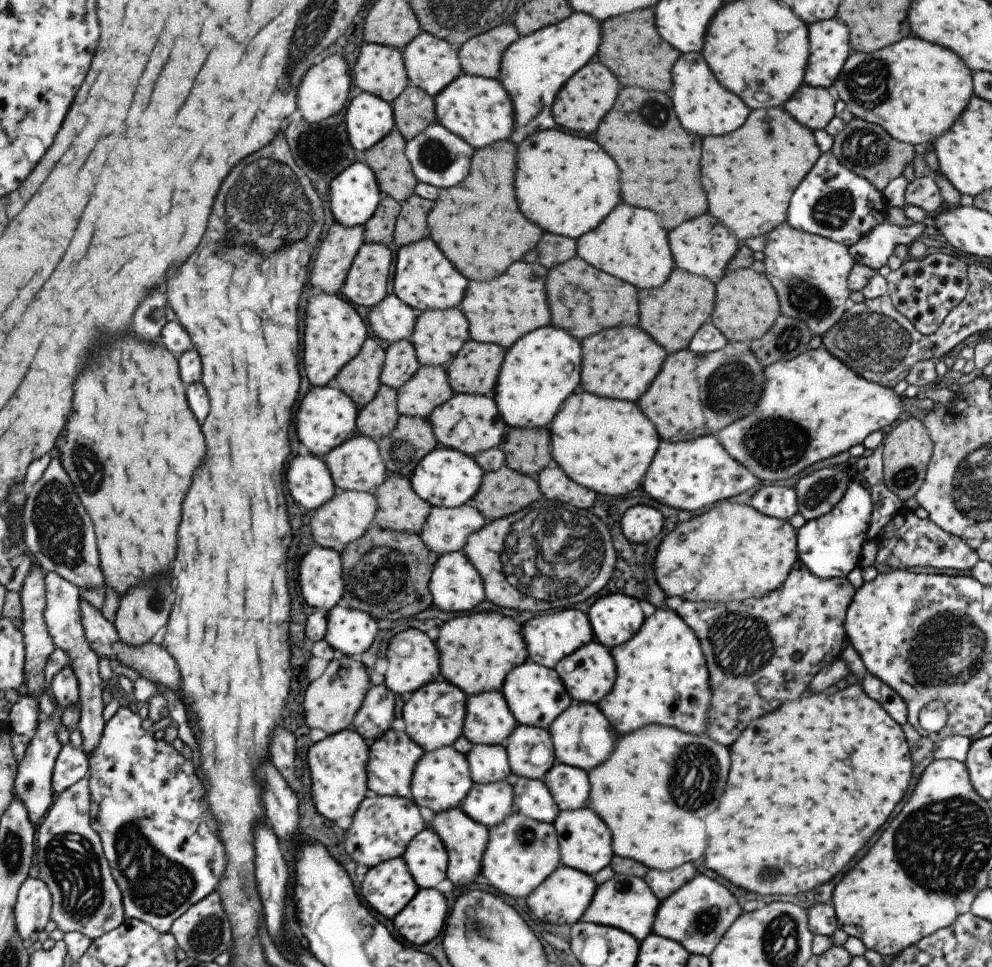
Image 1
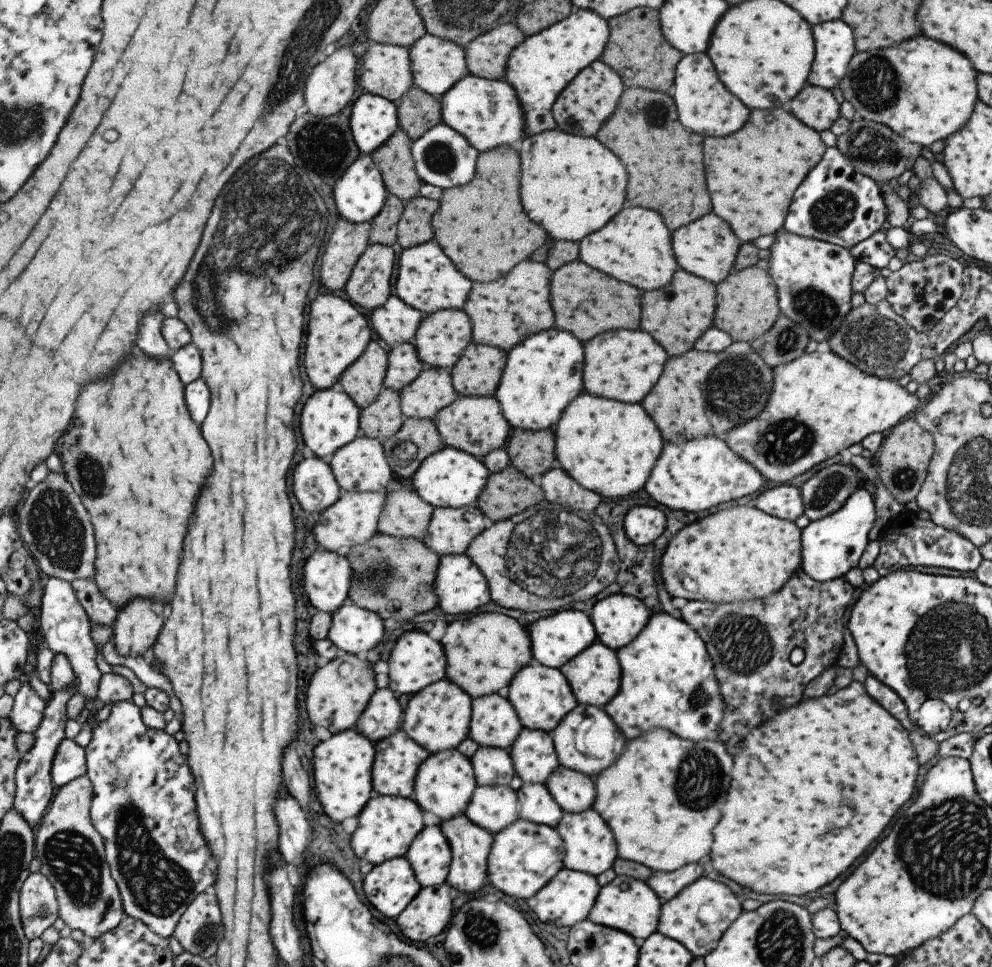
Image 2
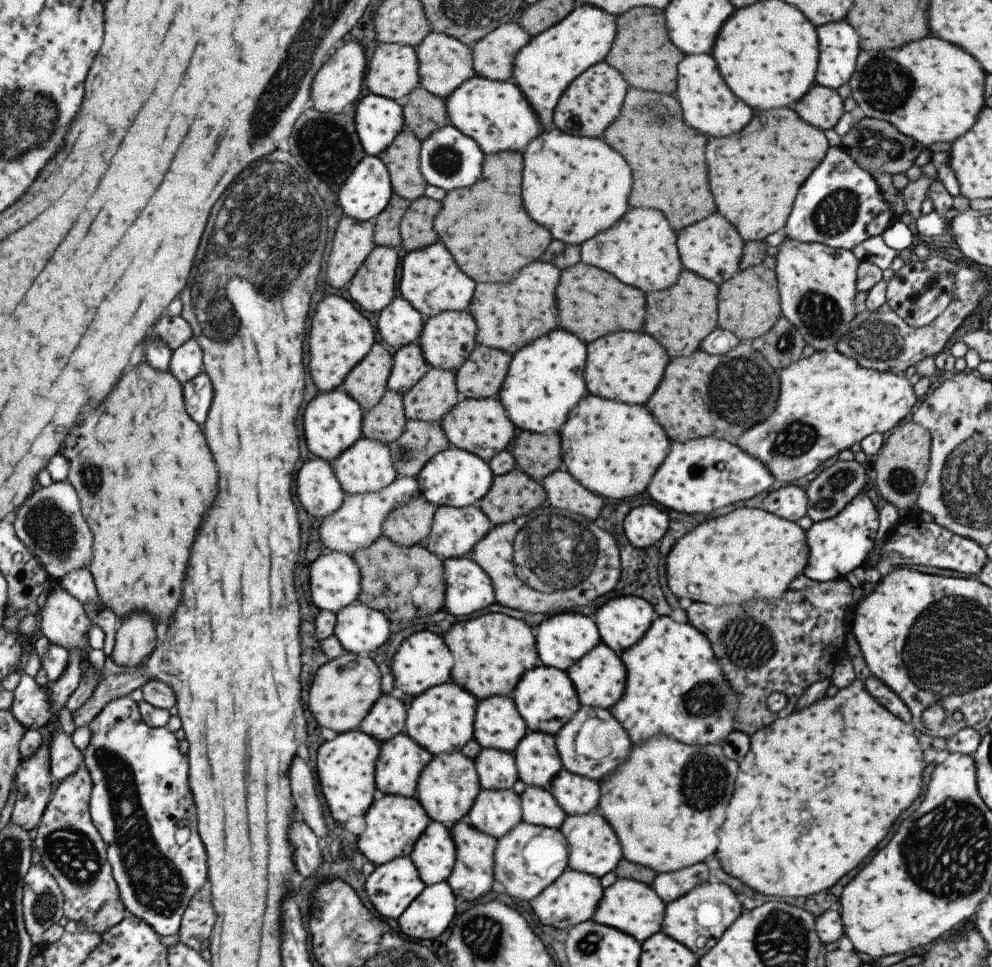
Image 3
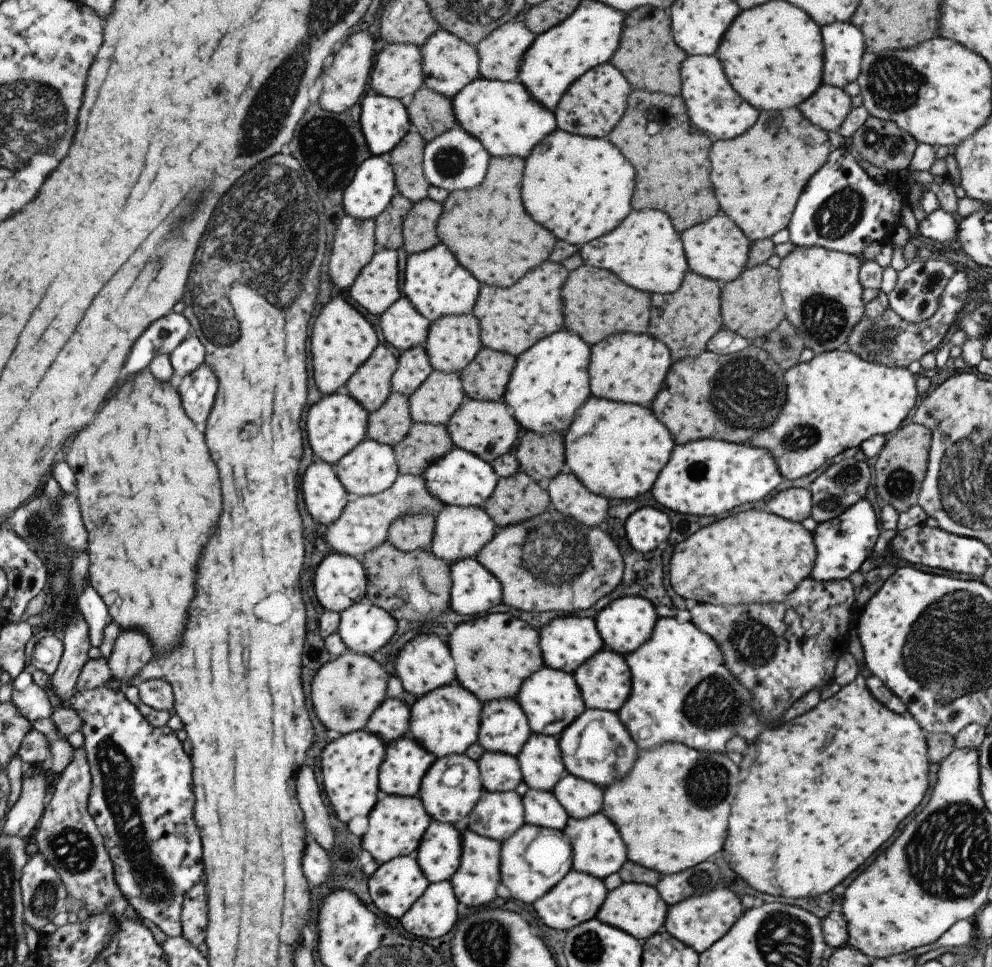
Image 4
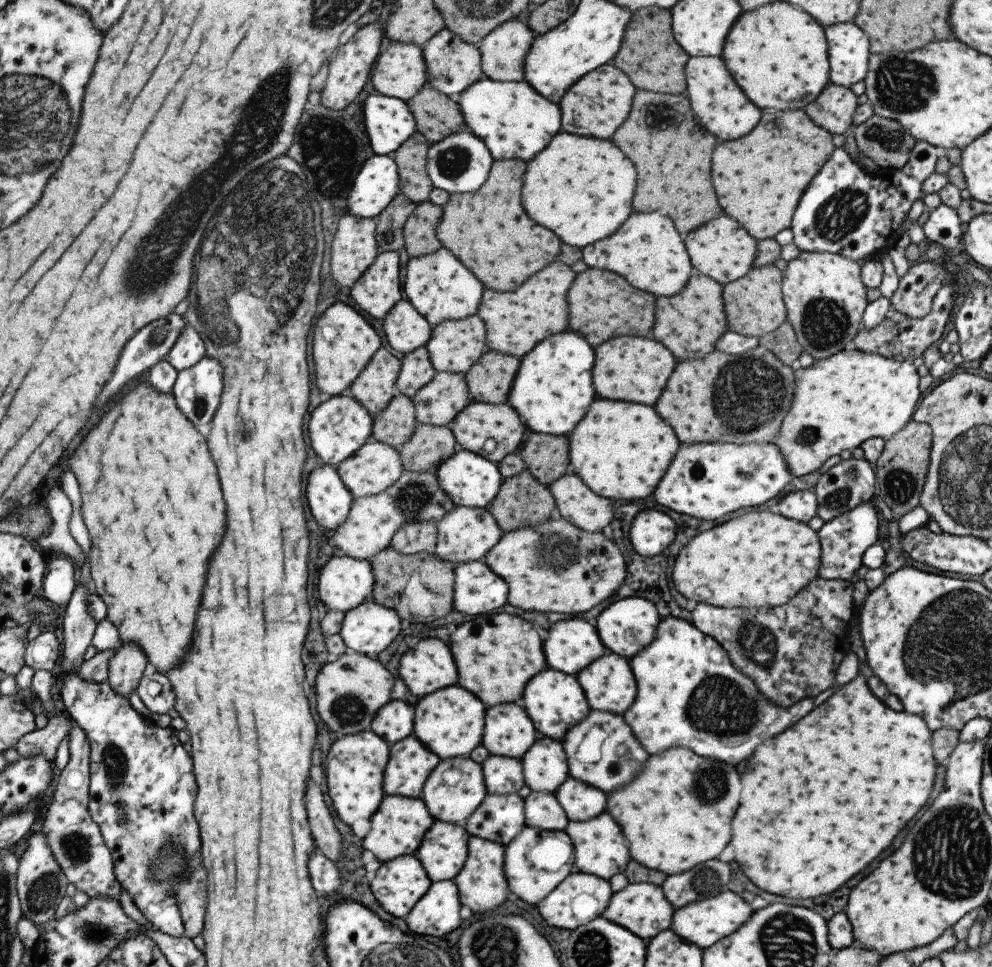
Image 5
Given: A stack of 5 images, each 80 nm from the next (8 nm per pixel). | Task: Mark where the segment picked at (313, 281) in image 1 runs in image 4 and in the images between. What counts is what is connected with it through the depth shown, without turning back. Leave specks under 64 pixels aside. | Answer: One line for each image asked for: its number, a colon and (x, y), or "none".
2: (348, 241)
3: (353, 241)
4: (353, 246)

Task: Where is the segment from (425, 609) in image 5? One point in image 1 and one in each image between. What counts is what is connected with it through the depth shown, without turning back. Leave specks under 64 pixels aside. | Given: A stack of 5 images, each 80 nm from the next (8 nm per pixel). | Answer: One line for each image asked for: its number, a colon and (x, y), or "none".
1: (386, 573)
2: (392, 576)
3: (406, 583)
4: (407, 585)

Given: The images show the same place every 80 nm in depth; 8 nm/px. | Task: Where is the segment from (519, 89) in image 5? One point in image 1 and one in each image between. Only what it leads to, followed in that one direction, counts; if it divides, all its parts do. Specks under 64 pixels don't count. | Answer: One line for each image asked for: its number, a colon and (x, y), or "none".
1: (476, 109)
2: (486, 112)
3: (495, 114)
4: (502, 115)

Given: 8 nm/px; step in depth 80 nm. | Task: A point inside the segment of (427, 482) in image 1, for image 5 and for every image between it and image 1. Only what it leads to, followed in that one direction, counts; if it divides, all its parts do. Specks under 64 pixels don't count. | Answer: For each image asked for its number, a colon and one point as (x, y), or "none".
2: (449, 477)
3: (454, 478)
4: (459, 478)
5: (469, 480)

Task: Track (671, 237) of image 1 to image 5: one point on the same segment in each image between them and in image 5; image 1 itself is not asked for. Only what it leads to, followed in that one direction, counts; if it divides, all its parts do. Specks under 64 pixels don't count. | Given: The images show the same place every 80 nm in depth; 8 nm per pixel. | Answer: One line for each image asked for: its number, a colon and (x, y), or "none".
2: (706, 247)
3: (711, 248)
4: (716, 249)
5: (721, 249)

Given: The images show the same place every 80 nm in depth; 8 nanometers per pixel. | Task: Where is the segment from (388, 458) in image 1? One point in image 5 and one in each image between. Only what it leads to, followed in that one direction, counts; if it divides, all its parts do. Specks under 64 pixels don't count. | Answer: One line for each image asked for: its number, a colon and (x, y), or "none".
2: (416, 439)
3: (420, 441)
4: (424, 443)
5: (428, 445)

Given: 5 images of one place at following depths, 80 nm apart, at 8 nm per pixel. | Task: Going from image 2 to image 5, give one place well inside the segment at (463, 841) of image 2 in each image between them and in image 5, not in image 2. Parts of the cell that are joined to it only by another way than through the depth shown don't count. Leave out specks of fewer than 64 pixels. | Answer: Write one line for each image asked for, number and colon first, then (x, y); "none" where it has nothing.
3: (471, 878)
4: (474, 883)
5: (481, 885)

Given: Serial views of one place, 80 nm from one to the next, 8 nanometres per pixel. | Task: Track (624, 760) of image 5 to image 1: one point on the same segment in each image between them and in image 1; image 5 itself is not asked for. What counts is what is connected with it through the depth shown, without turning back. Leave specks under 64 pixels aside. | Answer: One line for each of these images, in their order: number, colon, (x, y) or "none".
1: (581, 737)
2: (586, 740)
3: (592, 744)
4: (614, 755)

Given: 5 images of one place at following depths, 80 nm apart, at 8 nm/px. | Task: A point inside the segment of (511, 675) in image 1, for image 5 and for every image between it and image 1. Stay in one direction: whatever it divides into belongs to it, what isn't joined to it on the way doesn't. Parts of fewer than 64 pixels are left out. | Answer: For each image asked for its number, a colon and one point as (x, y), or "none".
2: (540, 696)
3: (544, 697)
4: (550, 699)
5: (554, 701)

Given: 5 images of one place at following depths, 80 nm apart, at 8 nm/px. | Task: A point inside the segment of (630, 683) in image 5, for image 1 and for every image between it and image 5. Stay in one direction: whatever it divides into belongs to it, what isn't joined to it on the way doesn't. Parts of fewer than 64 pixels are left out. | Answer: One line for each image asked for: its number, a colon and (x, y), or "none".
1: (588, 673)
2: (593, 675)
3: (599, 677)
4: (604, 681)

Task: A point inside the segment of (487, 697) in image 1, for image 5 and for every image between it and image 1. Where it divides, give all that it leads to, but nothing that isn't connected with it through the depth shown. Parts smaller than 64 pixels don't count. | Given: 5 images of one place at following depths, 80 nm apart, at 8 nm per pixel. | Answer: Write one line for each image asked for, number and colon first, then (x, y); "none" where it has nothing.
2: (493, 723)
3: (497, 725)
4: (503, 728)
5: (508, 732)

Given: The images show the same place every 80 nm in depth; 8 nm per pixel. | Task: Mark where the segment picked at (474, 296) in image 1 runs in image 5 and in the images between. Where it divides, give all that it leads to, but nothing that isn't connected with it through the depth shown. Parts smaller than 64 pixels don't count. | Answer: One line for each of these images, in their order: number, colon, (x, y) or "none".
2: (502, 313)
3: (508, 316)
4: (512, 319)
5: (514, 322)

